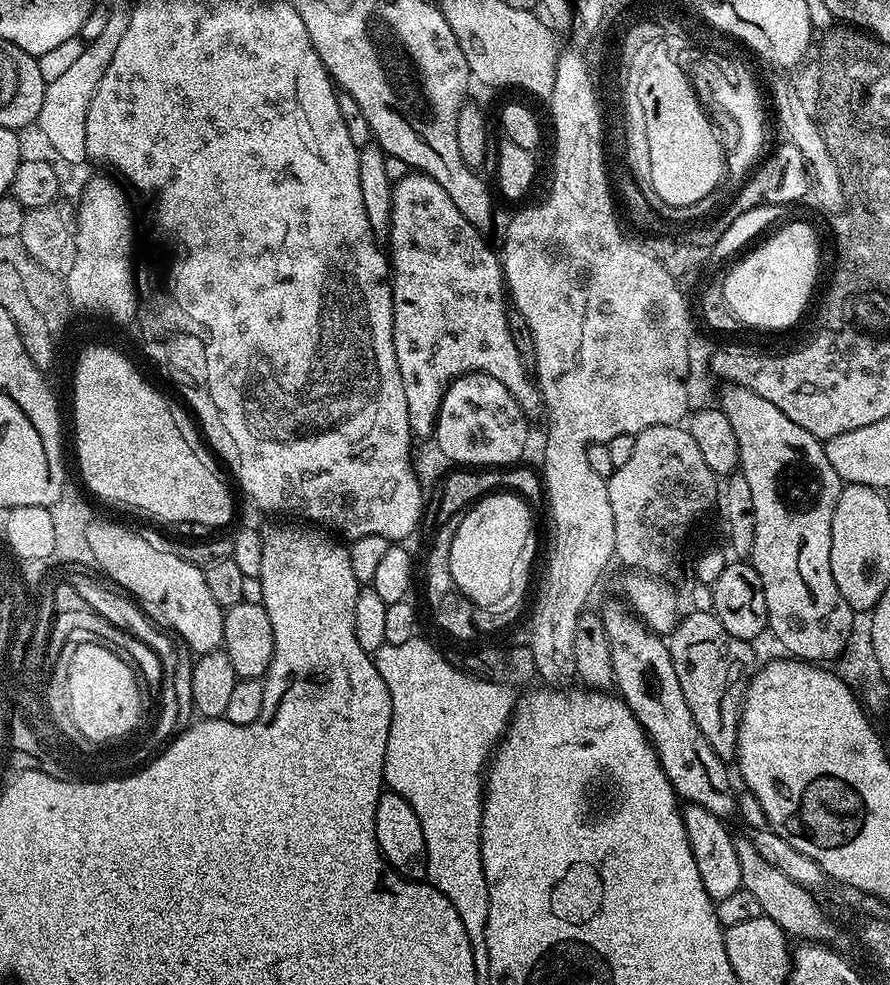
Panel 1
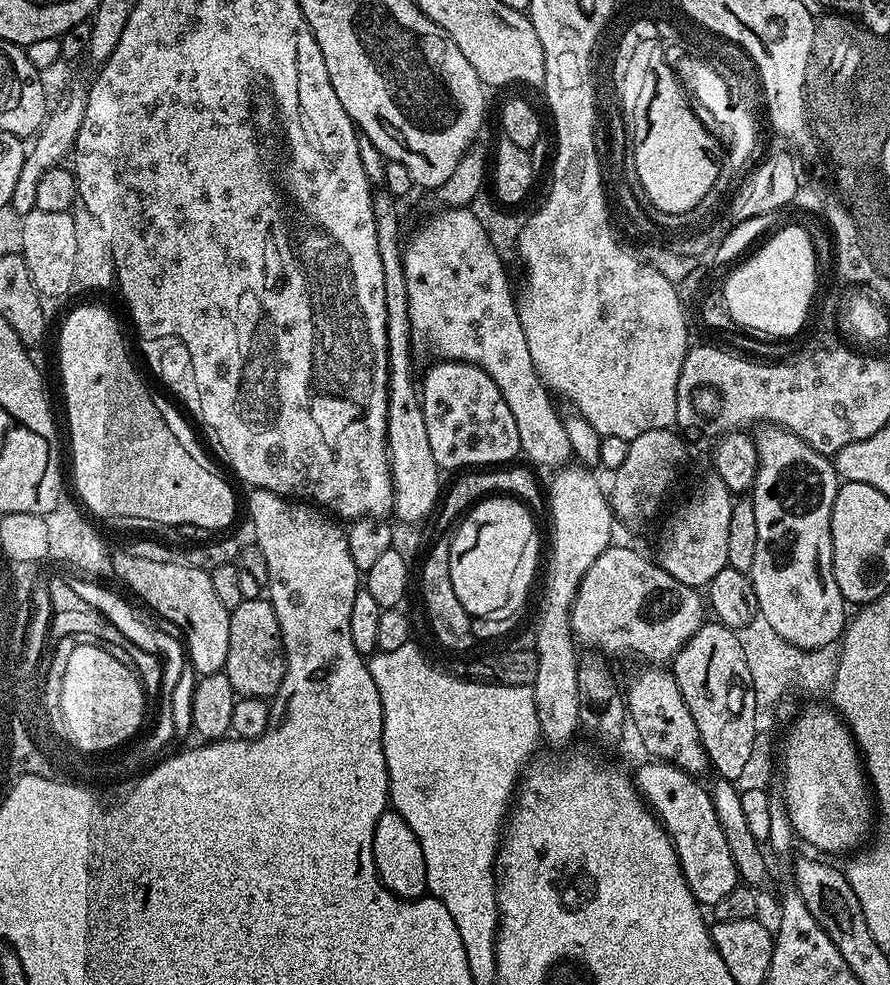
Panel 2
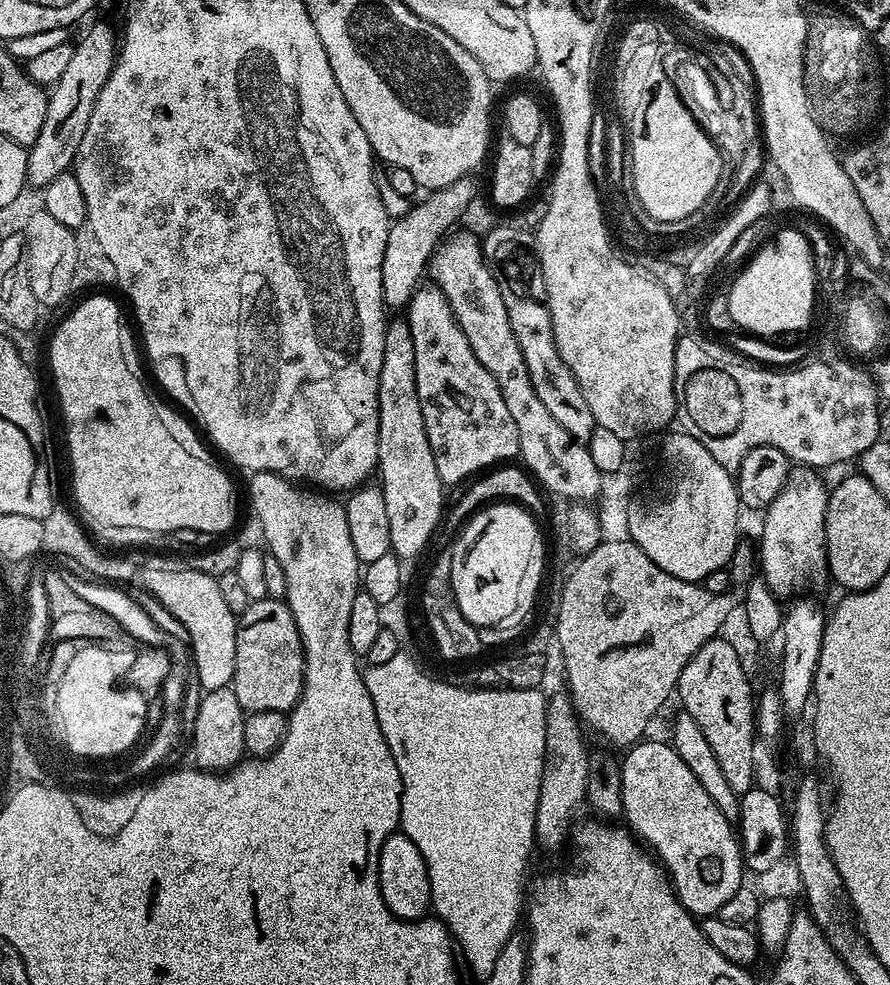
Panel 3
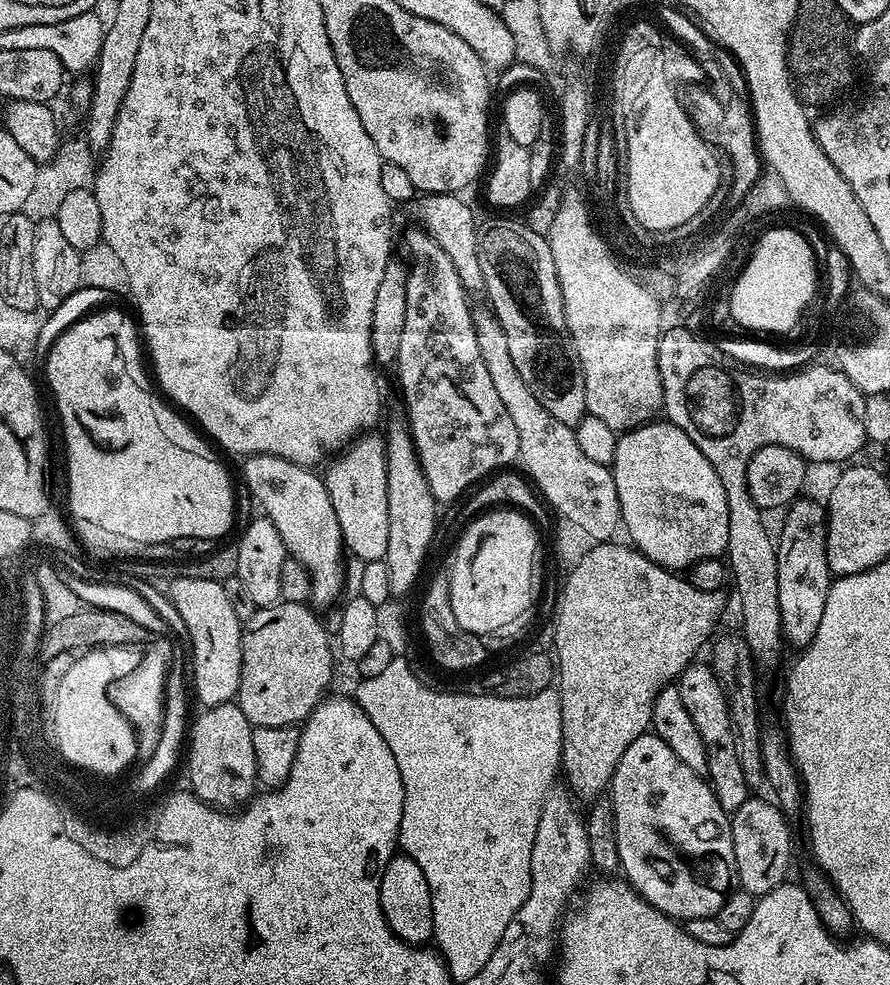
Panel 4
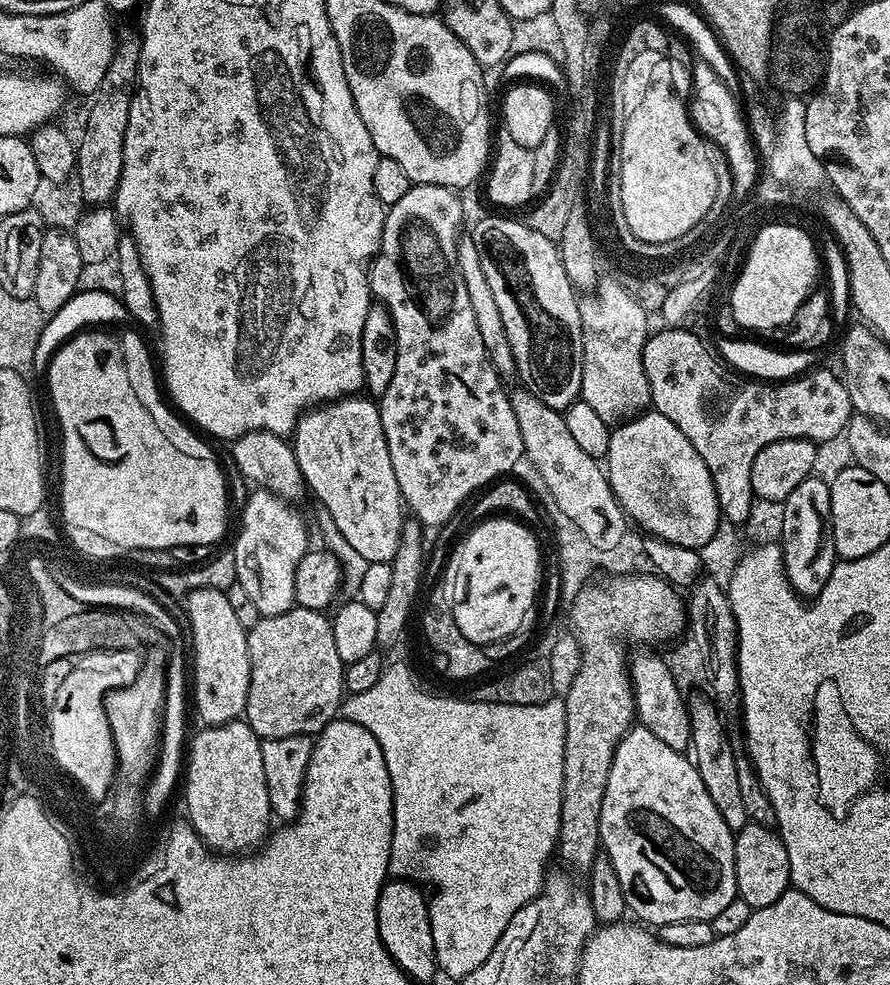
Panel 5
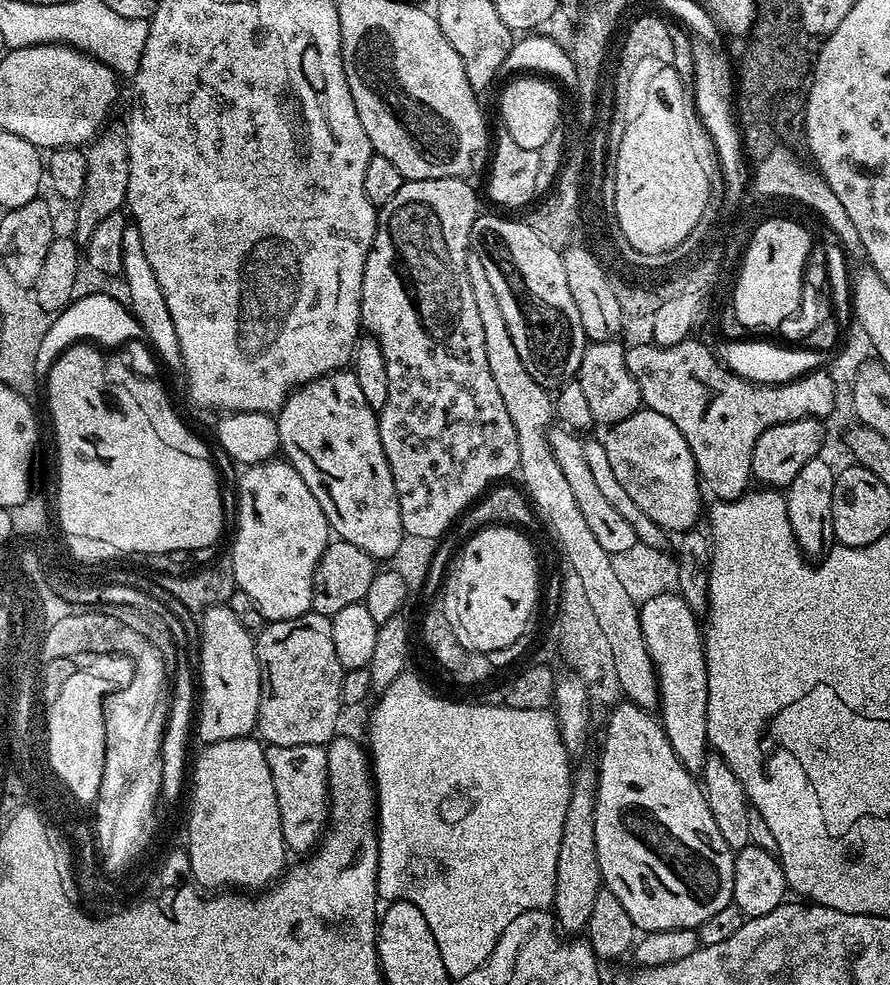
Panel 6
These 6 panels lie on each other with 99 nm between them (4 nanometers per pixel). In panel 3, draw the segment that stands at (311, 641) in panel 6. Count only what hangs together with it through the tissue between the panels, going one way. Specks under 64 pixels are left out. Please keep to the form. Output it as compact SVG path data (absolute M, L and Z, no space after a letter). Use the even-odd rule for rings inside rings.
M253 600L236 622L234 674L230 685L245 713L291 713L304 689L304 647L284 600Z

